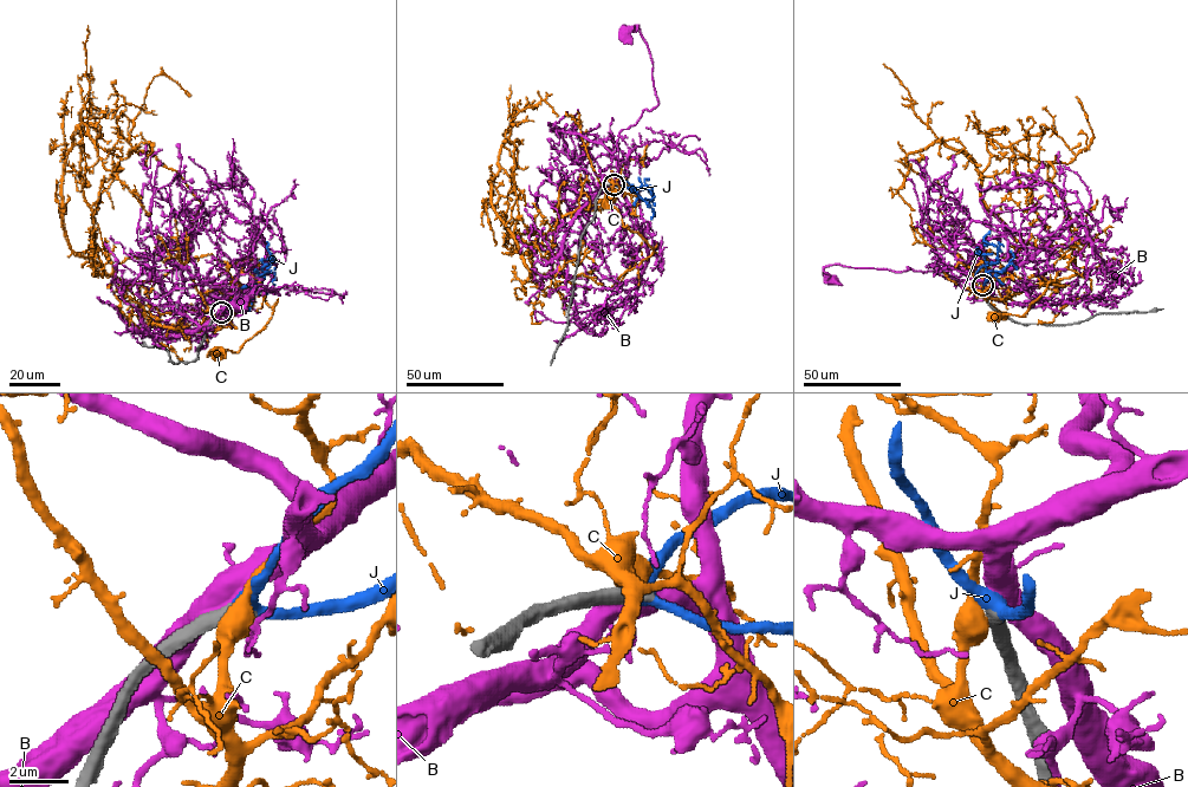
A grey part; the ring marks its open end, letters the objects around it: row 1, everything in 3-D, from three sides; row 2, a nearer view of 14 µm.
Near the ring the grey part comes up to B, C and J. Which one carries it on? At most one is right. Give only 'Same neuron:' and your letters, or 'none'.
Same neuron: J

